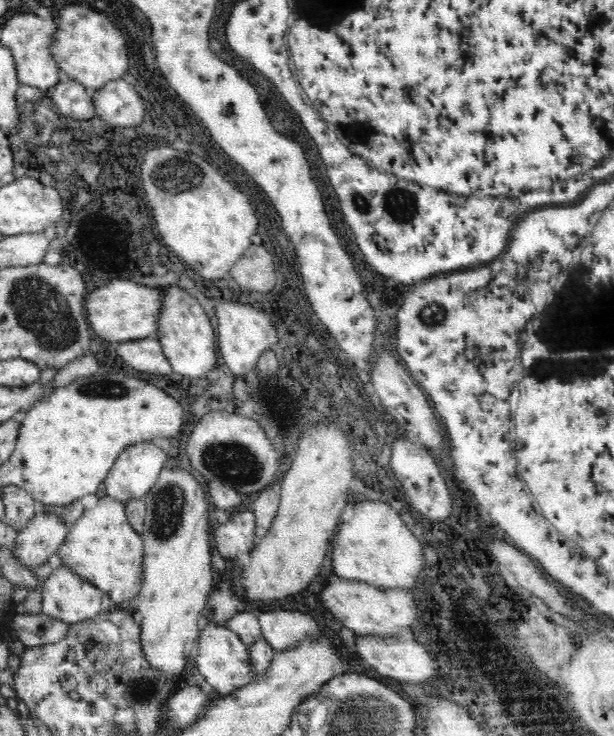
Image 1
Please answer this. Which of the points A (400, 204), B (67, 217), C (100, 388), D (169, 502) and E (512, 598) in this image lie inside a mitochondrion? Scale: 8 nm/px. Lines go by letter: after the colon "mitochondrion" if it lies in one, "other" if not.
A: mitochondrion
B: other
C: mitochondrion
D: mitochondrion
E: other

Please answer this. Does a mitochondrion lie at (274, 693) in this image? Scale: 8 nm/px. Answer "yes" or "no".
no

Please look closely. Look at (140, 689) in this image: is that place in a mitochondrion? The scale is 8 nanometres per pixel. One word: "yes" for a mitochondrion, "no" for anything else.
yes

